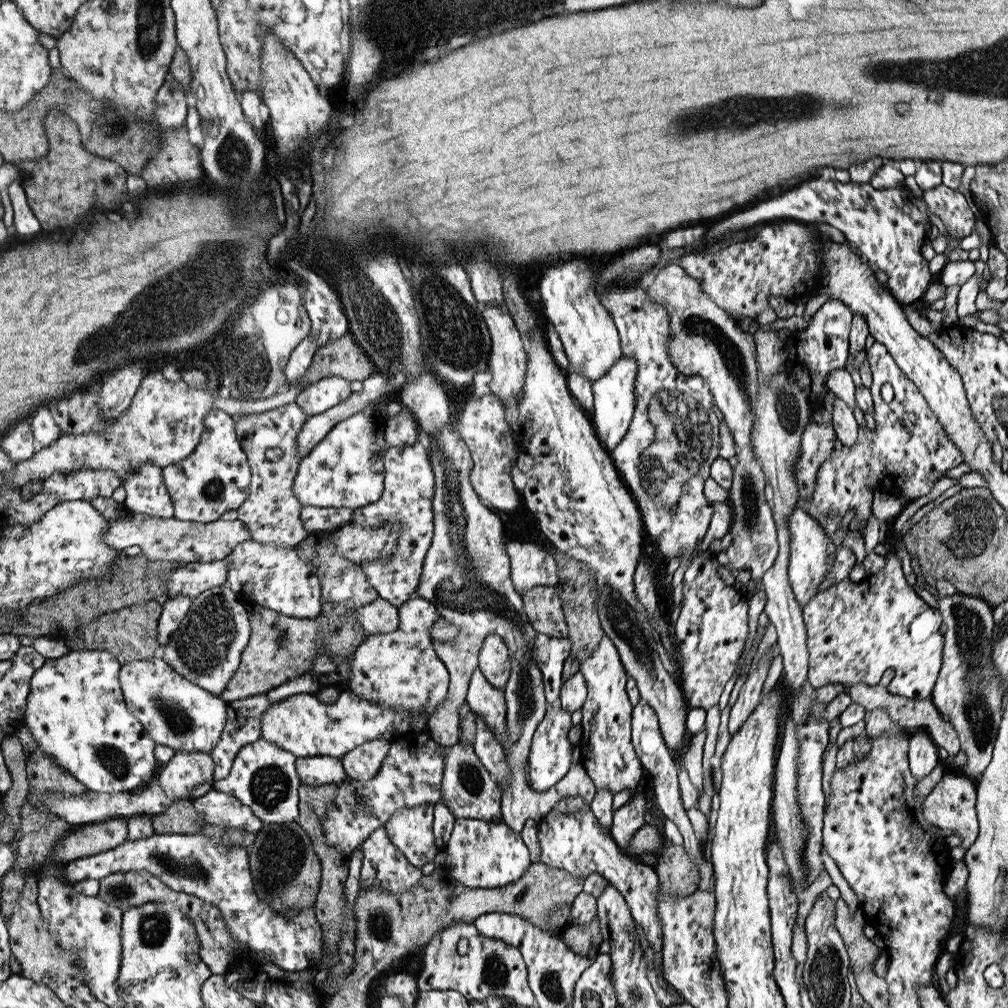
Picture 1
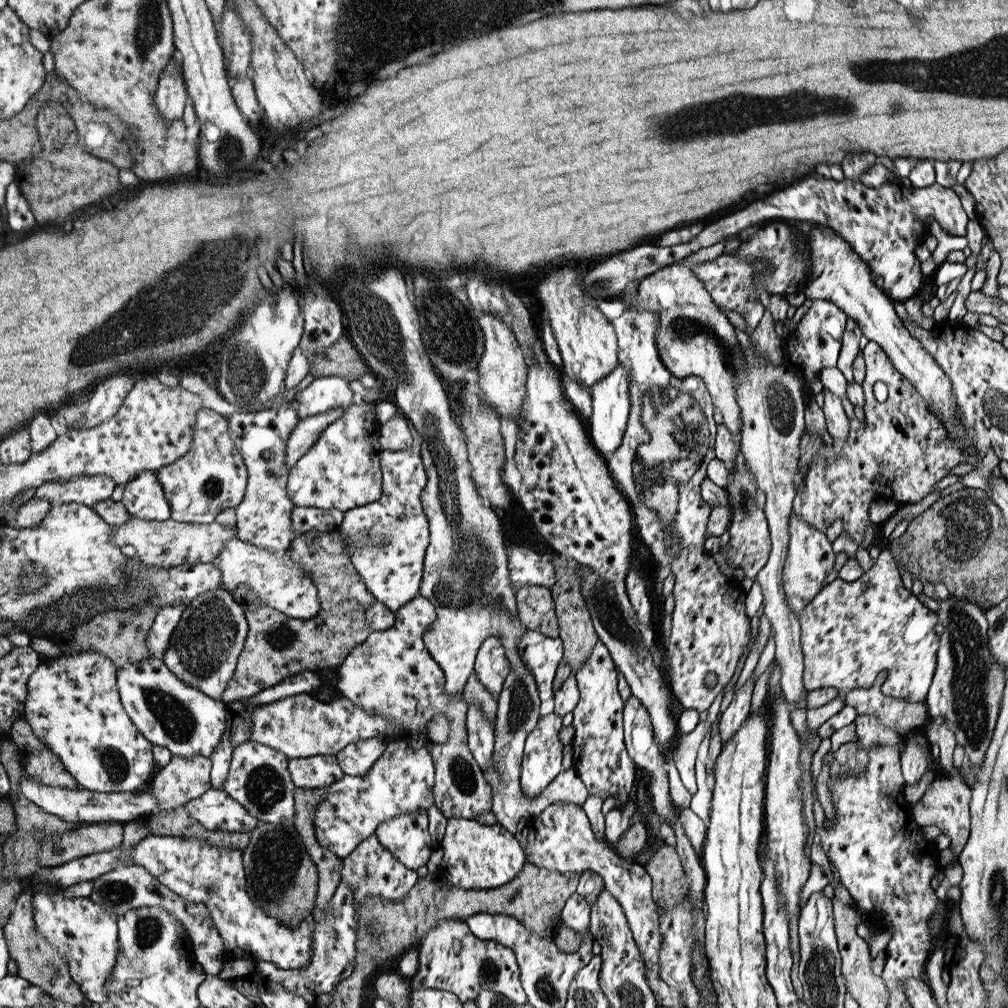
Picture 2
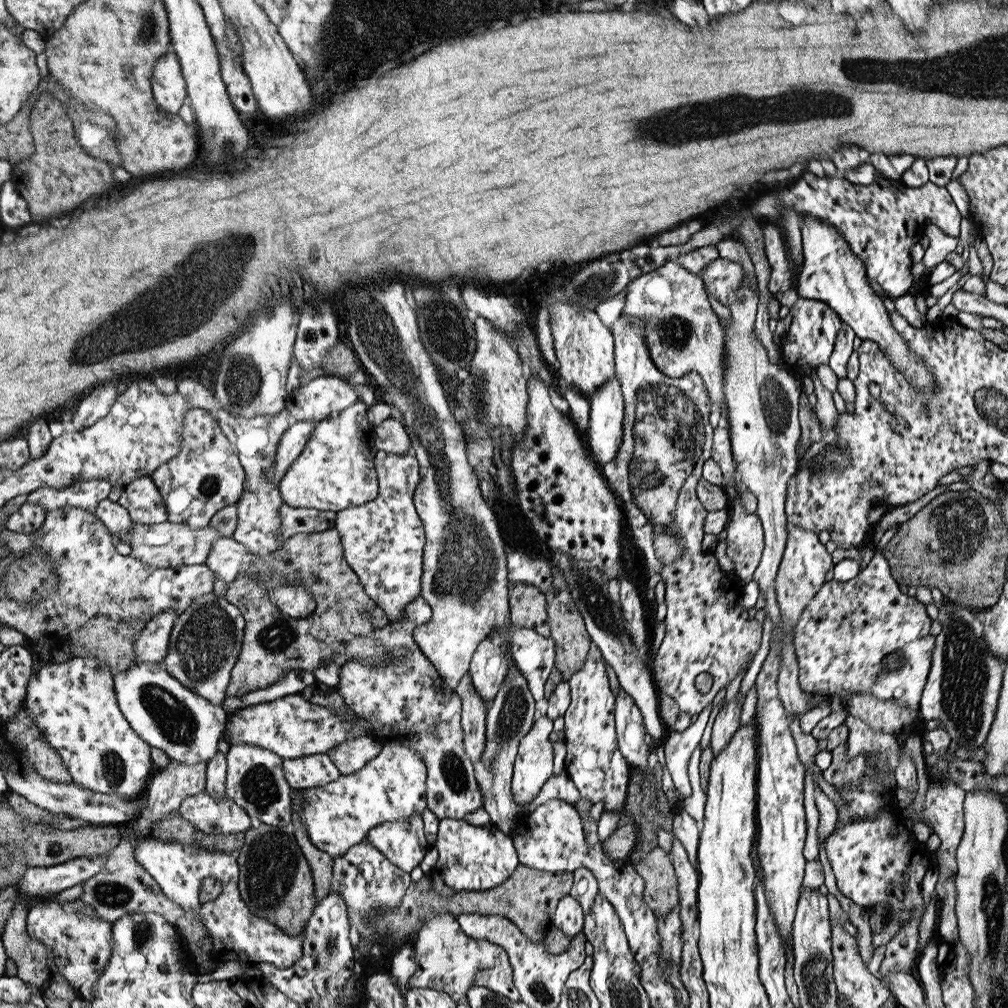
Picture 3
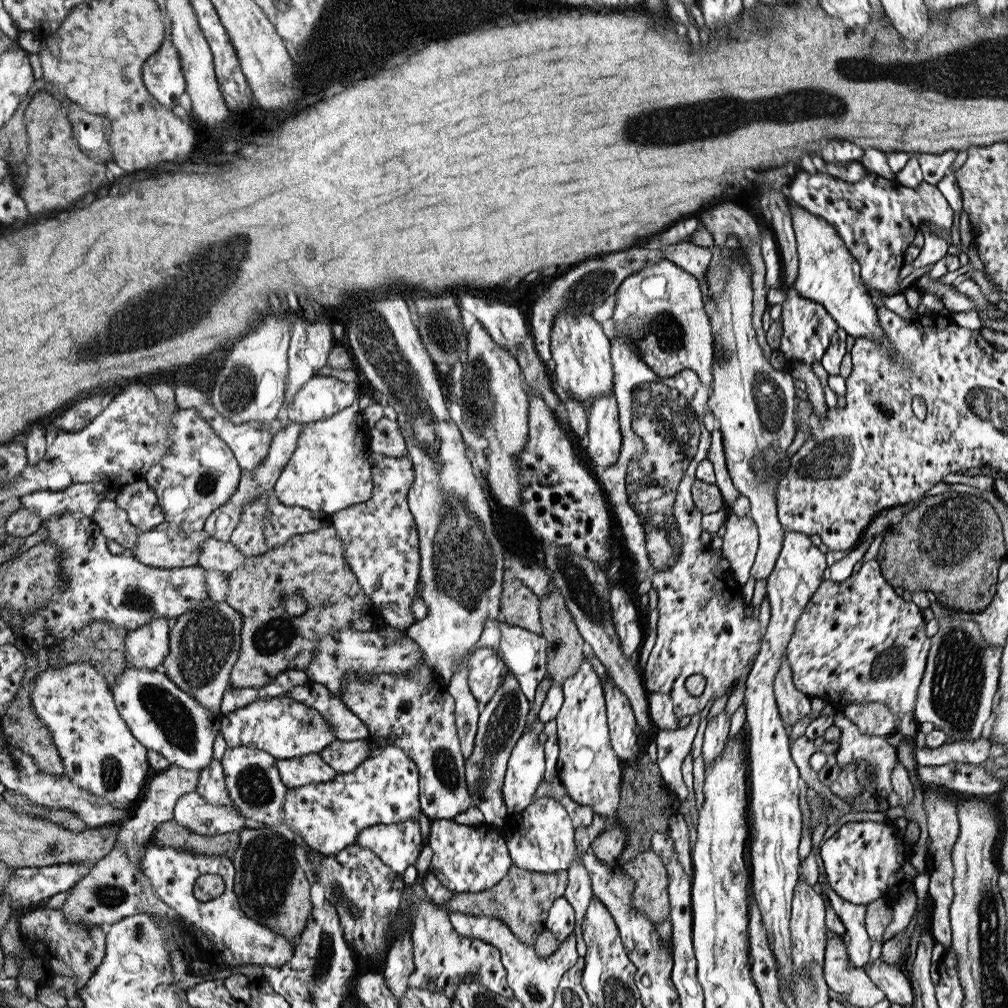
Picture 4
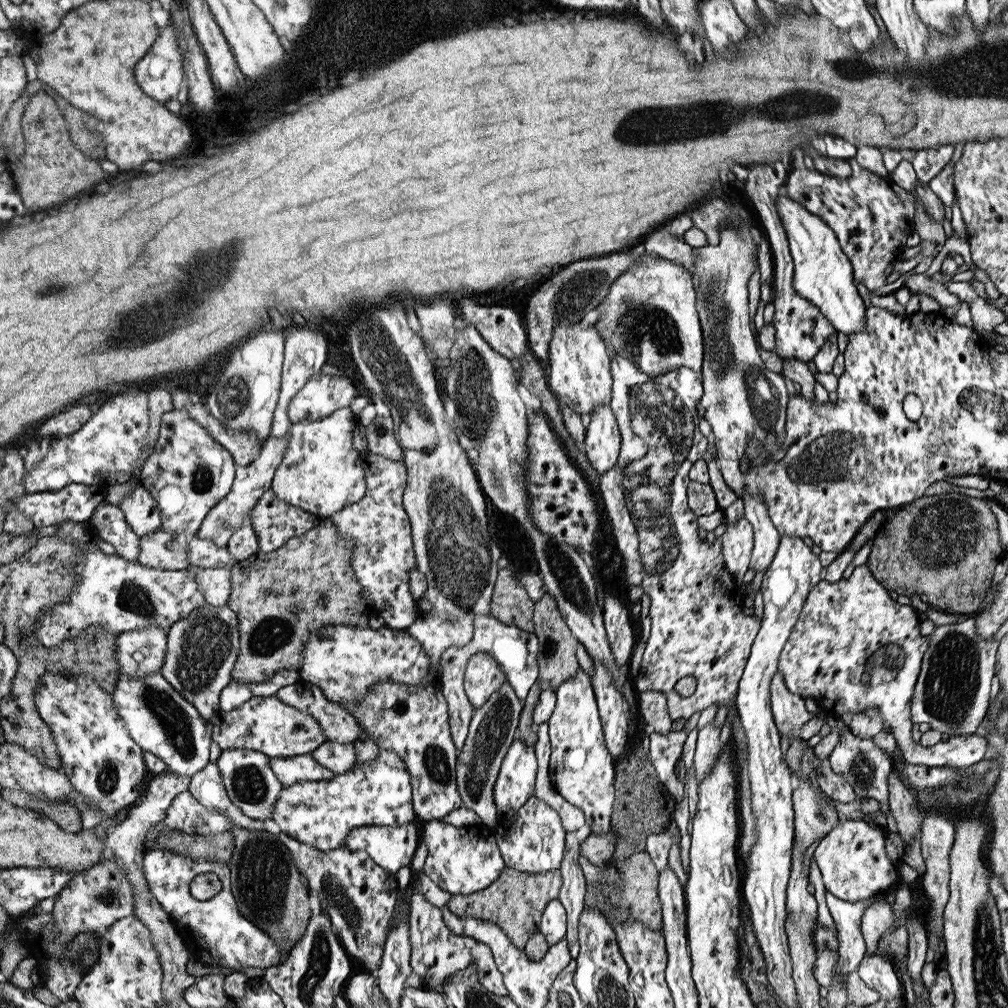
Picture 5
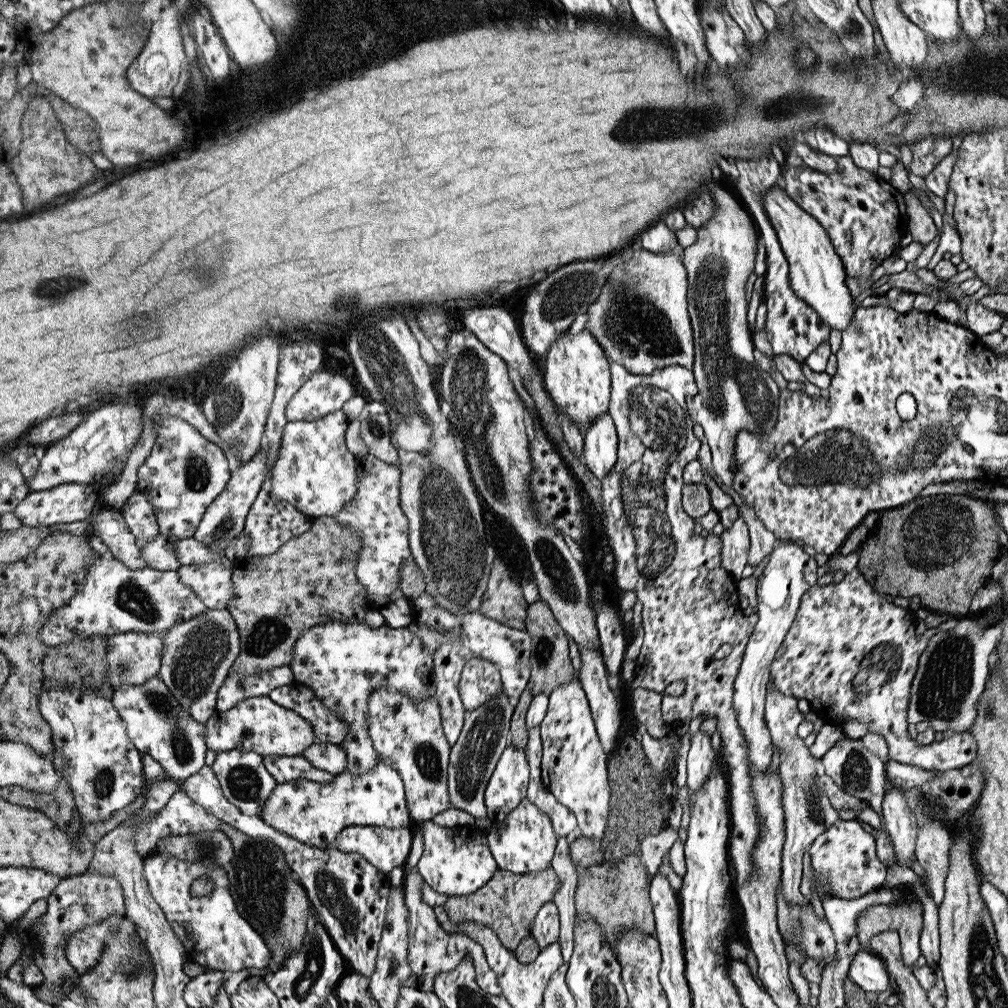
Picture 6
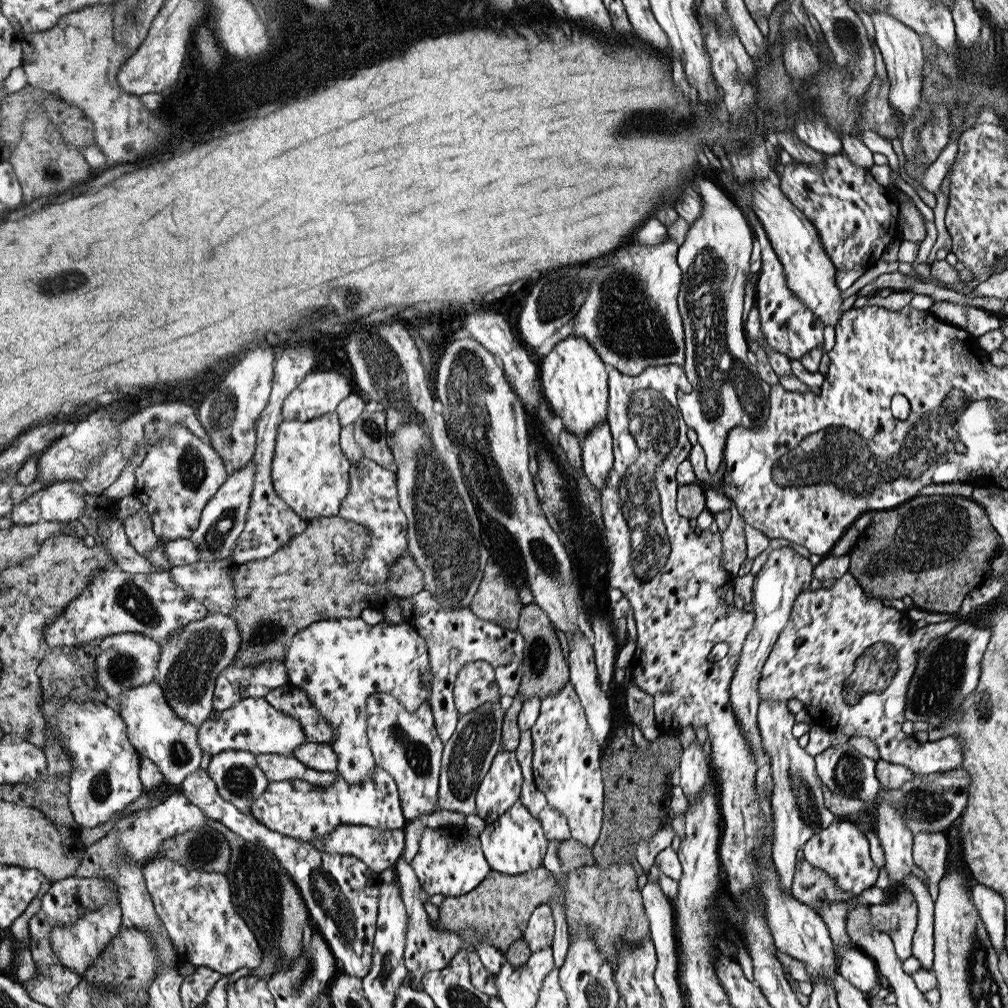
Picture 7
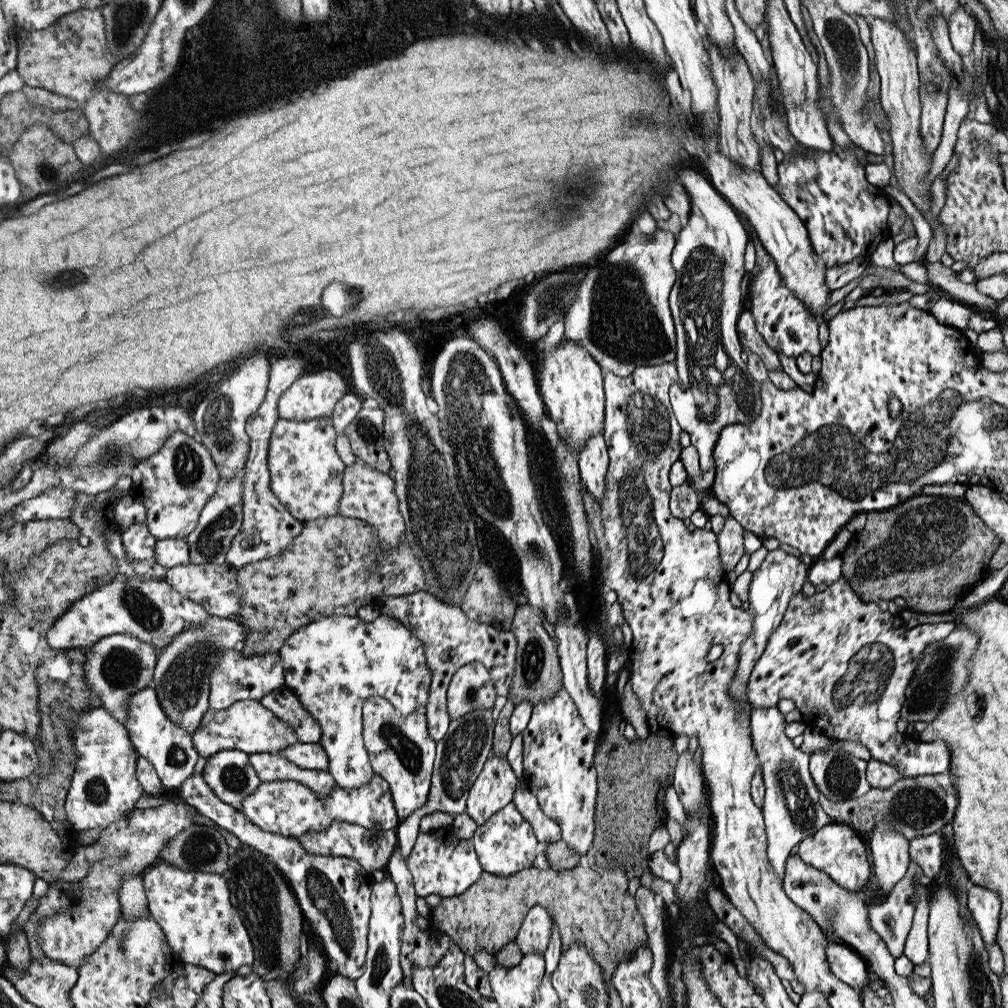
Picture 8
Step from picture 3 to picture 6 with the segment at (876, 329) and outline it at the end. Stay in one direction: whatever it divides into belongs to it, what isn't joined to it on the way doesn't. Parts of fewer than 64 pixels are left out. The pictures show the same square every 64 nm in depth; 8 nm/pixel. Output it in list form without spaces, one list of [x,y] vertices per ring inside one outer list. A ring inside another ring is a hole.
[[[773,184],[771,192],[767,192],[763,196],[765,202],[765,212],[771,220],[771,224],[777,230],[779,242],[781,242],[781,250],[789,262],[789,284],[793,284],[797,296],[801,296],[803,302],[807,302],[809,306],[813,306],[813,310],[817,310],[817,314],[821,314],[821,318],[825,320],[825,326],[829,326],[831,330],[847,330],[853,324],[853,312],[857,312],[857,308],[853,306],[853,294],[843,282],[845,282],[845,266],[839,260],[839,256],[835,254],[829,236],[825,232],[825,228],[809,214],[805,212],[801,206],[797,206],[785,192],[781,184]]]

